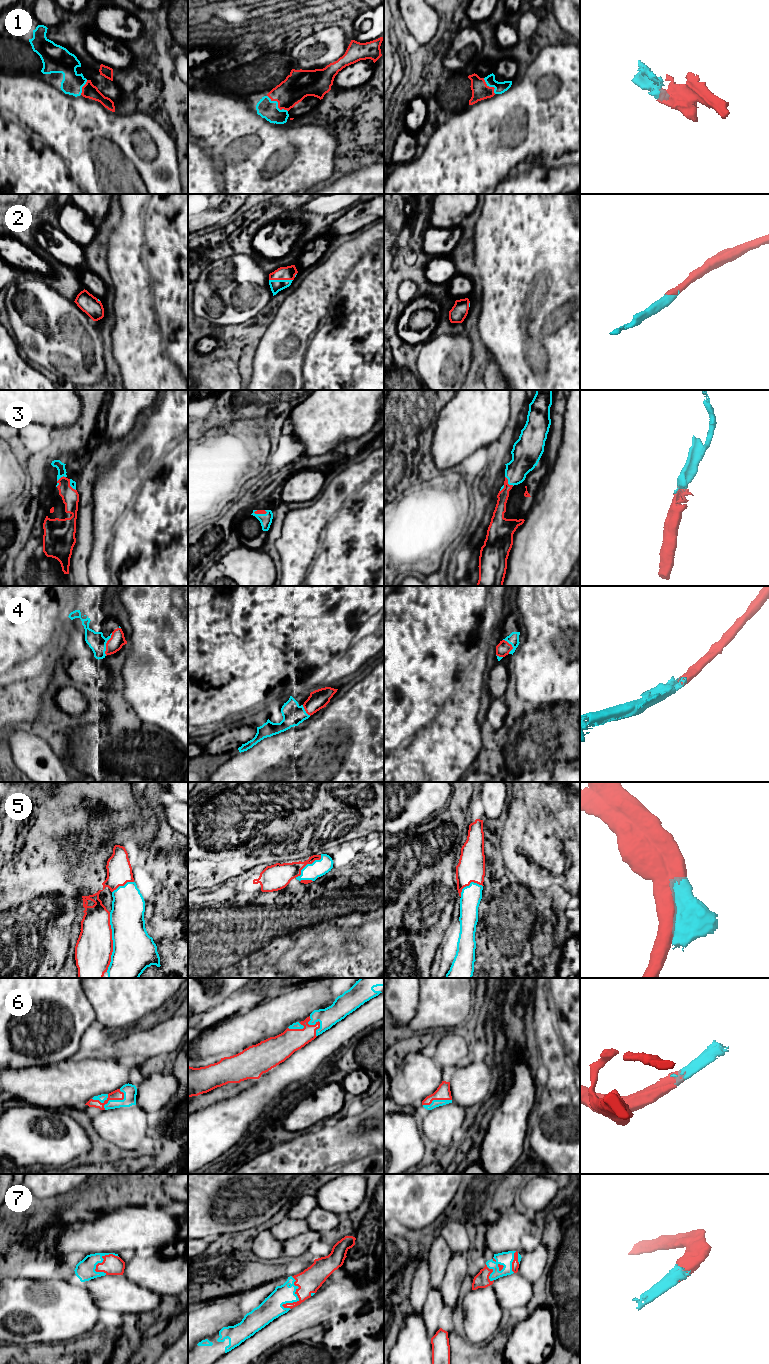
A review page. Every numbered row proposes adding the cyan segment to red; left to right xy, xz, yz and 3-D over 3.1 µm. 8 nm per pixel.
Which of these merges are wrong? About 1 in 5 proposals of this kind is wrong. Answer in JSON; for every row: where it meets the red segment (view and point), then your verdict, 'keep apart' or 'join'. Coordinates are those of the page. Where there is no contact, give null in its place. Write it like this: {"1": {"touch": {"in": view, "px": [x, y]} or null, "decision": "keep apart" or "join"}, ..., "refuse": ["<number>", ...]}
{"1": {"touch": {"in": "xz", "px": [278, 104]}, "decision": "join"}, "2": {"touch": {"in": "xz", "px": [281, 279]}, "decision": "join"}, "3": {"touch": {"in": "xy", "px": [58, 480]}, "decision": "join"}, "4": {"touch": {"in": "xy", "px": [106, 644]}, "decision": "join"}, "5": {"touch": {"in": "xy", "px": [112, 942]}, "decision": "join"}, "6": {"touch": {"in": "xy", "px": [110, 1099]}, "decision": "join"}, "7": {"touch": {"in": "xz", "px": [299, 1299]}, "decision": "join"}, "refuse": []}

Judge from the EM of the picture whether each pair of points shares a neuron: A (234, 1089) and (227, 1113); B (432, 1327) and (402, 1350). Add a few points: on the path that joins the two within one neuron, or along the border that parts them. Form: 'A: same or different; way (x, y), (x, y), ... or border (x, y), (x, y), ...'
A: different; border (252, 1083), (239, 1093), (210, 1105)
B: different; border (413, 1311), (422, 1316), (427, 1335), (430, 1339)

